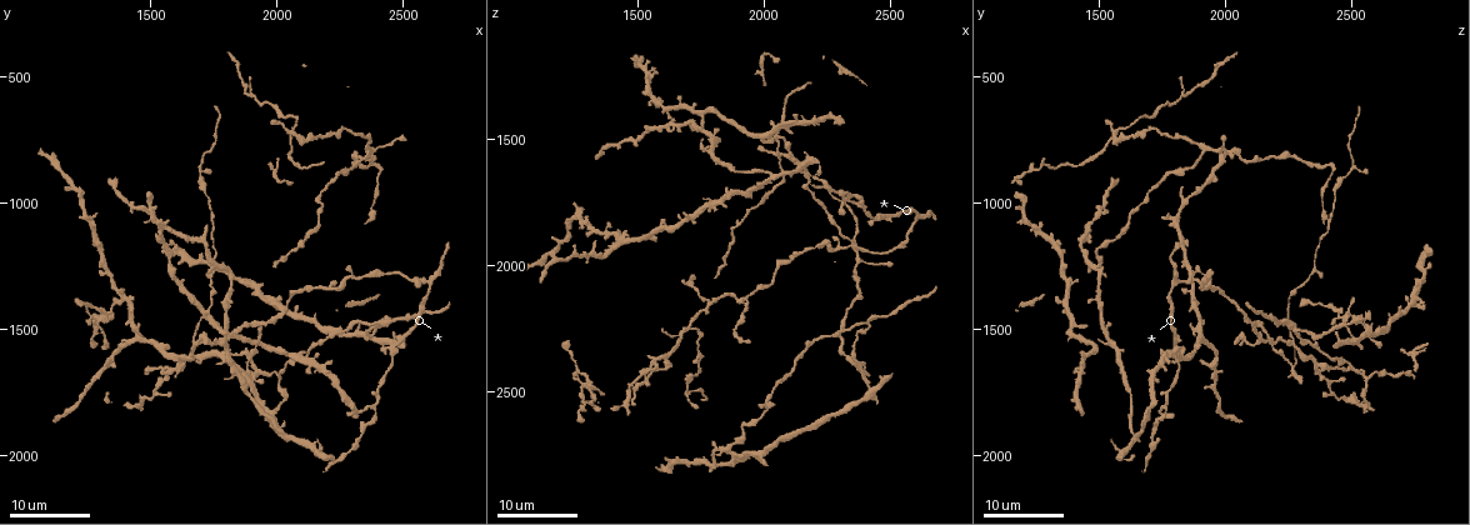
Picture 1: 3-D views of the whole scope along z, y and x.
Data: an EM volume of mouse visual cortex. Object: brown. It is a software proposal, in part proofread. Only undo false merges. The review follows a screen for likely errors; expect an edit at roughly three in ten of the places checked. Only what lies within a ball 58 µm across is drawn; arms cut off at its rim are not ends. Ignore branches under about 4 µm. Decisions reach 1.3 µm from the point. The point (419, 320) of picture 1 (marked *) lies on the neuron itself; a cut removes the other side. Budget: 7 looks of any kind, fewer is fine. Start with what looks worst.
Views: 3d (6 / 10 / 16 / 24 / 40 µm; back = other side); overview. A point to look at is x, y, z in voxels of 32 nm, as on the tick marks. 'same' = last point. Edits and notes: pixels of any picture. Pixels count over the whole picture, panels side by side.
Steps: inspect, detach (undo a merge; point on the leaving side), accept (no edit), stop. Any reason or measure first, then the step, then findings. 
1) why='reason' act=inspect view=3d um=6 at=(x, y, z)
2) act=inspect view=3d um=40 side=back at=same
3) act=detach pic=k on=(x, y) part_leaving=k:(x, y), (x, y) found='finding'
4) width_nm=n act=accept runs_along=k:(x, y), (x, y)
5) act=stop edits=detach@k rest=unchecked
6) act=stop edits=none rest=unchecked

why='looks like a crossing' act=inspect view=3d um=24 at=(2060, 720, 1550)

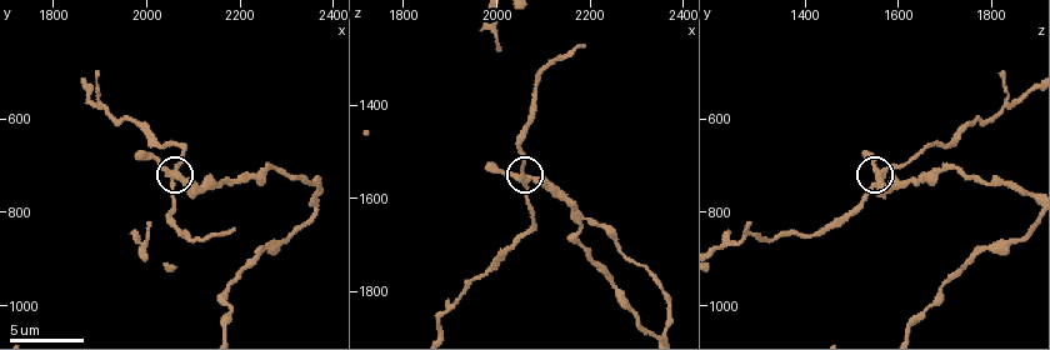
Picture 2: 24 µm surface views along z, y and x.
act=inspect view=3d um=10 at=(2055, 730, 1560)

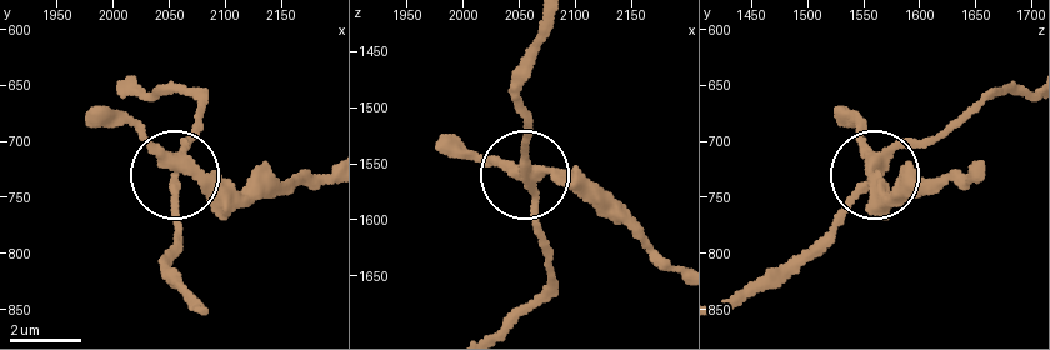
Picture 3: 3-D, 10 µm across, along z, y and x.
act=detach pic=3 on=(535, 233) part_leaving=3:(533, 184), (533, 226), (550, 271), (505, 325) found='a second neuron is stuck on'

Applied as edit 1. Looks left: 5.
act=inspect view=overview

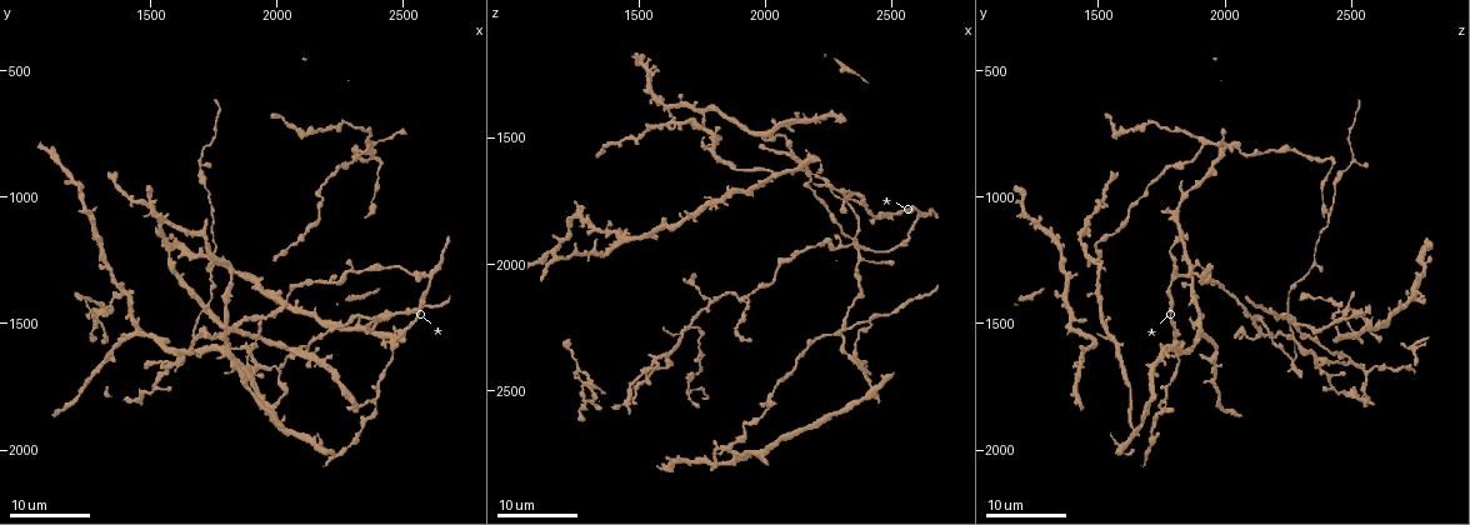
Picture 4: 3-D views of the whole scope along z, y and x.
act=inspect view=3d um=16 at=(1260, 1450, 2460)

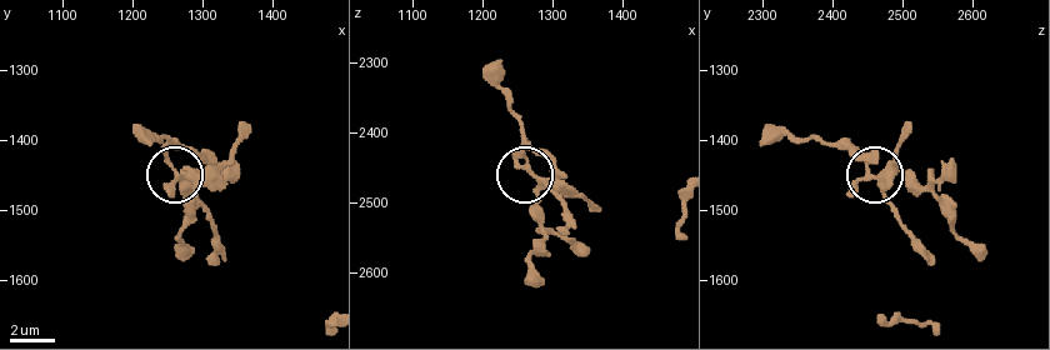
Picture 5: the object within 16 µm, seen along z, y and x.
act=inspect view=3d um=6 at=(1270, 1455, 2460)

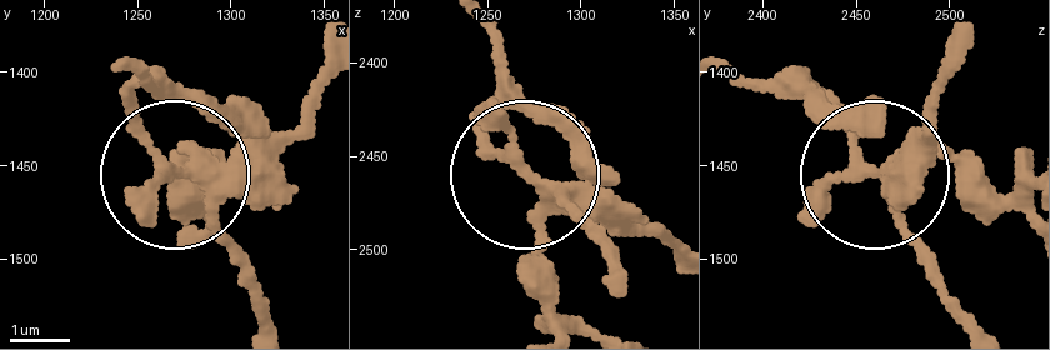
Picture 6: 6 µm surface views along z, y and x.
act=detach pic=6 on=(253, 270) part_leaving=6:(219, 196), (264, 325) found='two neurons meet here'

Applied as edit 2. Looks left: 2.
act=stop edits=detach@3,detach@6 rest=unchecked

